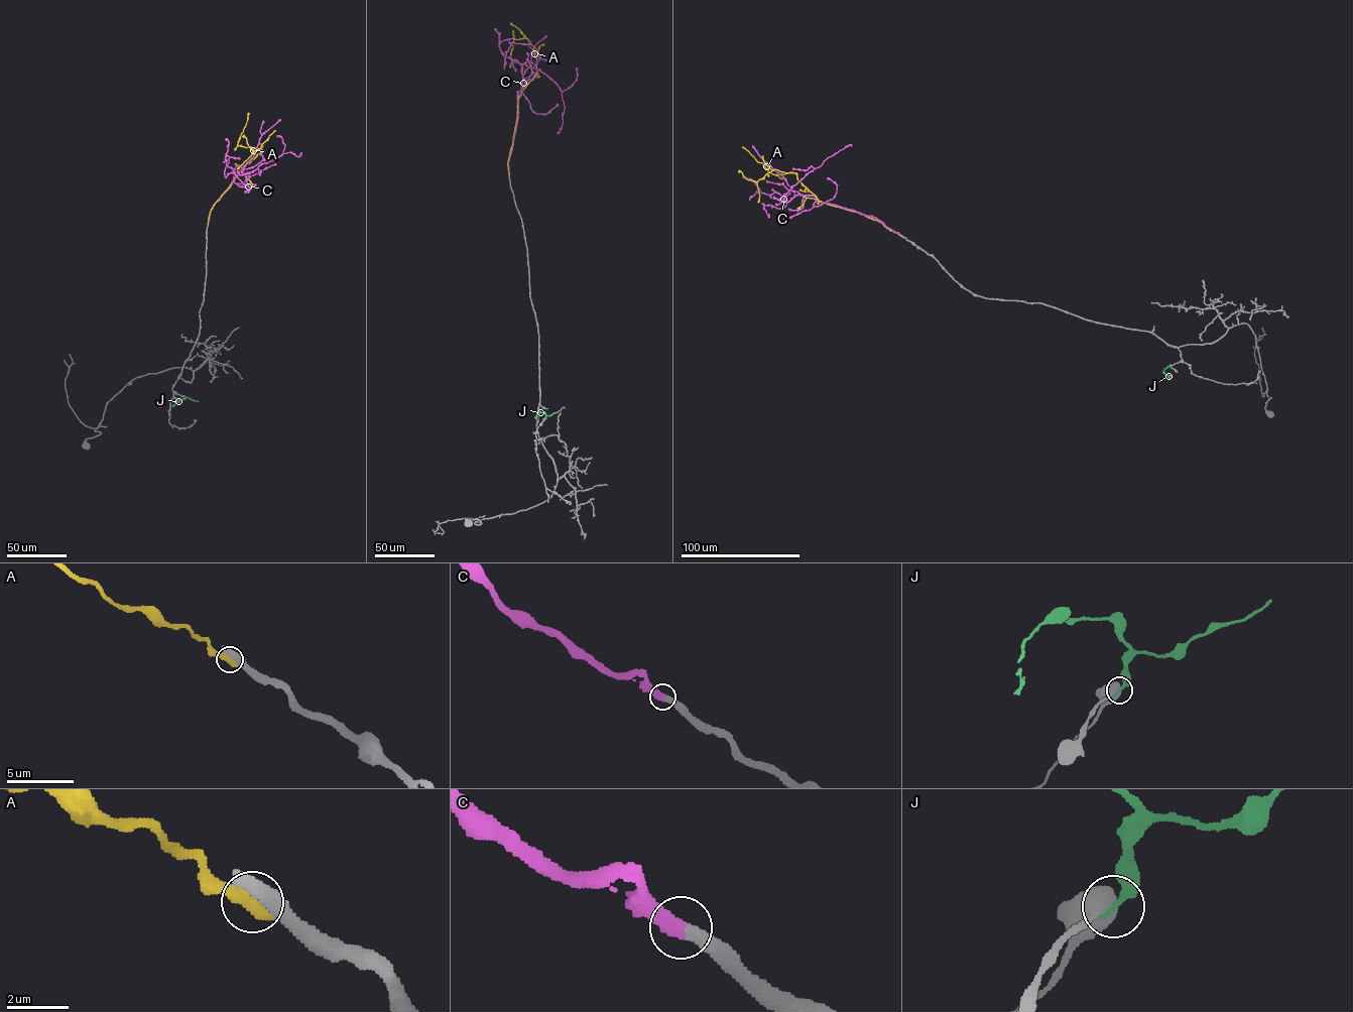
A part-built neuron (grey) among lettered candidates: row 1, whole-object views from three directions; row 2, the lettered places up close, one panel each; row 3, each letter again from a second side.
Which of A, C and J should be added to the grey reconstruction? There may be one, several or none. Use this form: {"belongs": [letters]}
{"belongs": ["C"]}

